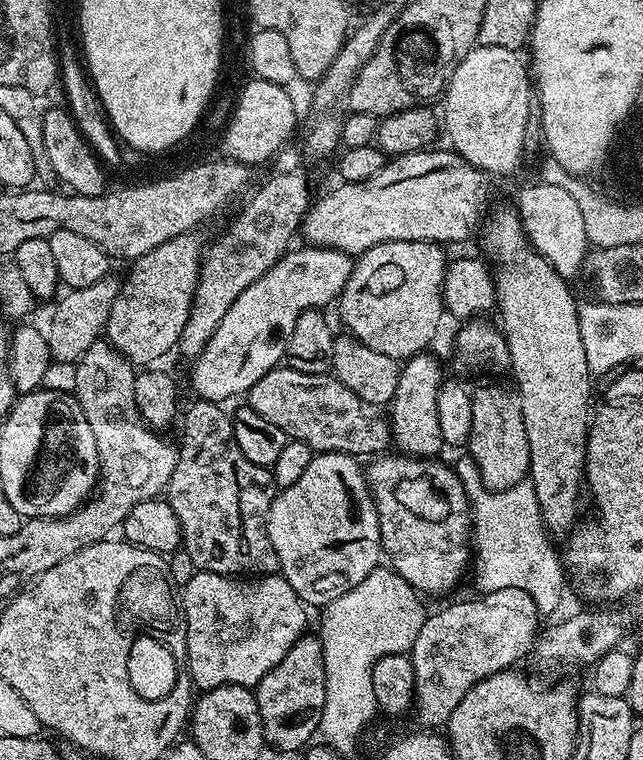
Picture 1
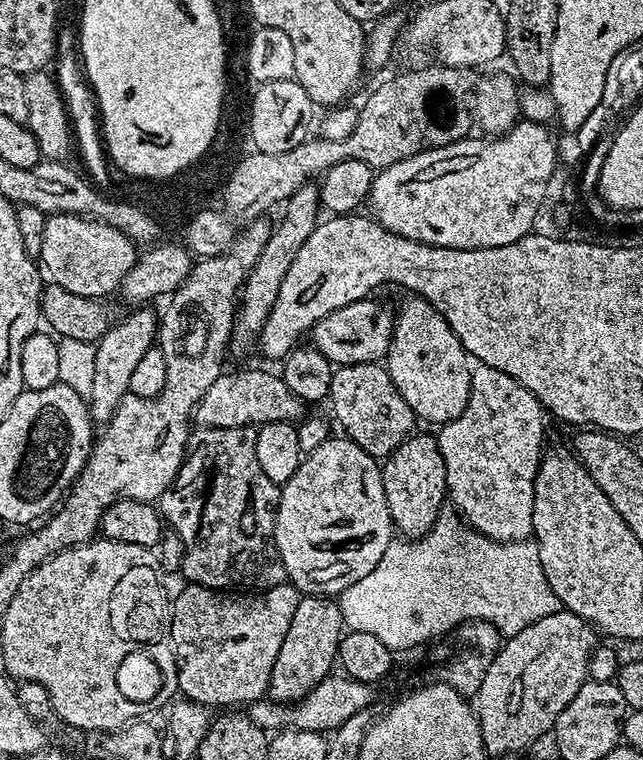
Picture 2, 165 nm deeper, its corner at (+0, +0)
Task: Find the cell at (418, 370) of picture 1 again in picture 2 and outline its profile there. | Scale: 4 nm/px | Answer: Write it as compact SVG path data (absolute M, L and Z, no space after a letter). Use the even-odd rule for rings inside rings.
M413 434L402 441L383 461L380 477L395 531L404 538L426 536L440 509L445 507L448 495L446 466L442 462L440 447L436 445L436 436Z

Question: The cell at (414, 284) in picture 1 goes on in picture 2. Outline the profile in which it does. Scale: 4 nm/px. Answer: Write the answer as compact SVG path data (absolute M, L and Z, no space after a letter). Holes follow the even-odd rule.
M365 298L358 302L350 302L350 306L342 306L342 310L334 310L334 314L326 314L312 328L311 343L333 366L346 364L375 364L383 361L392 345L393 309L379 304L376 298Z

